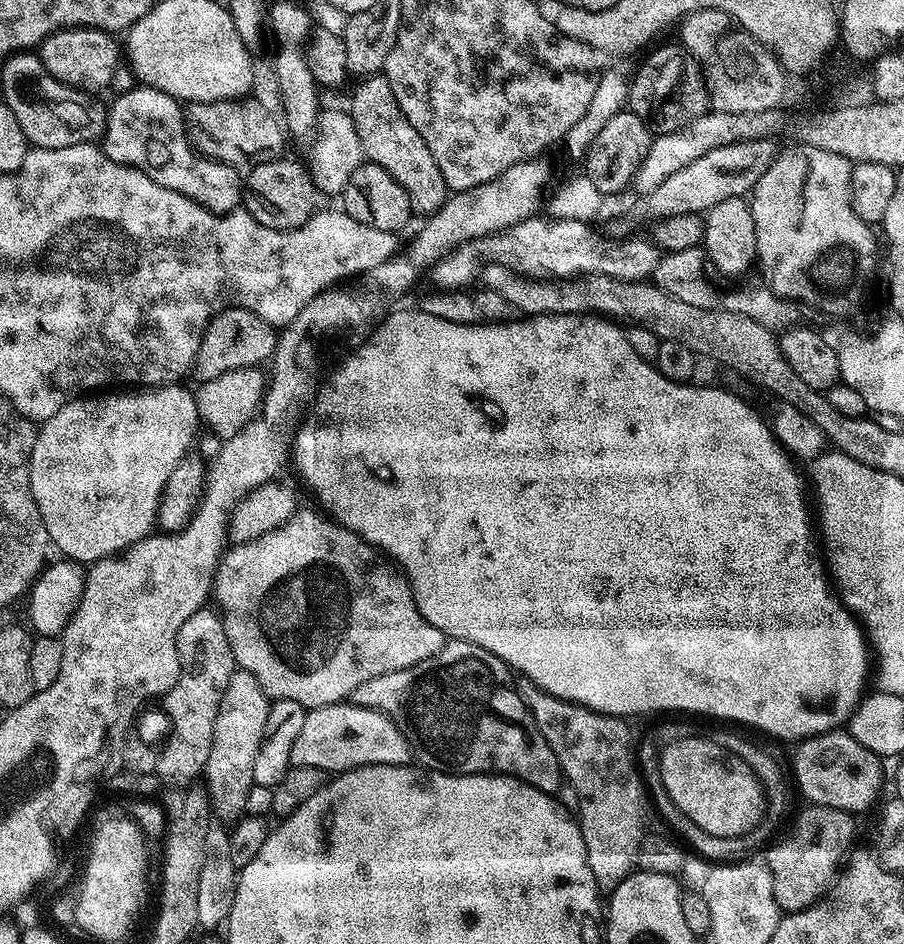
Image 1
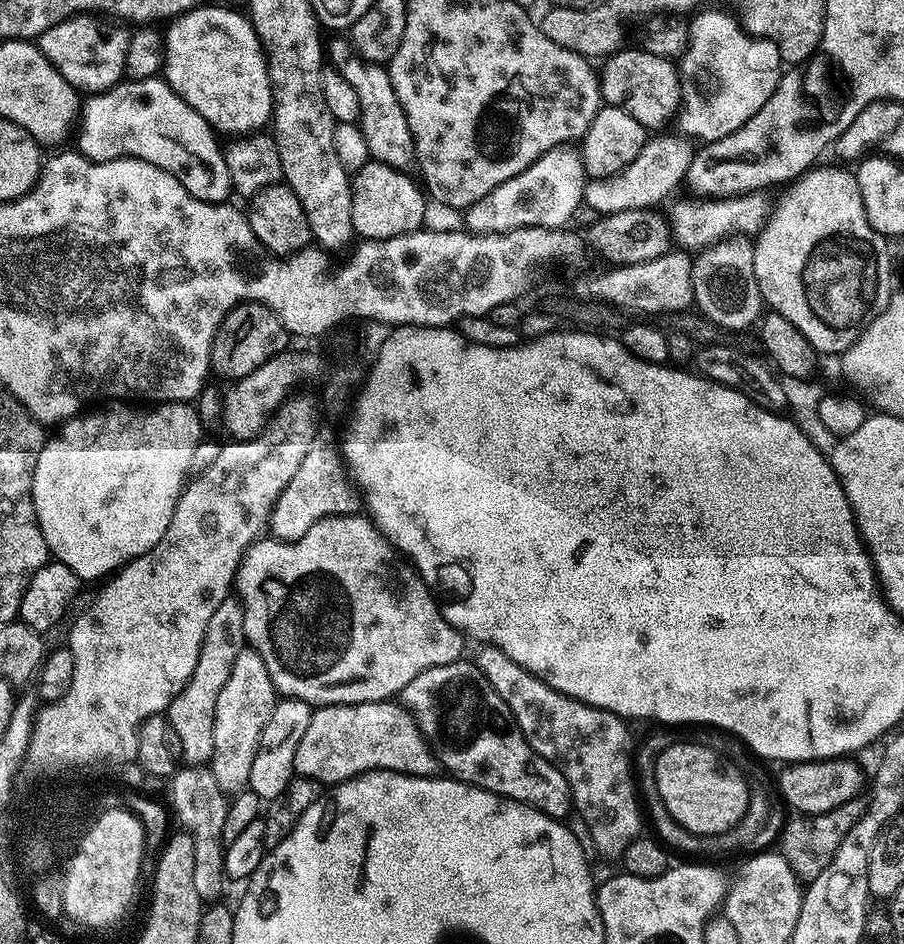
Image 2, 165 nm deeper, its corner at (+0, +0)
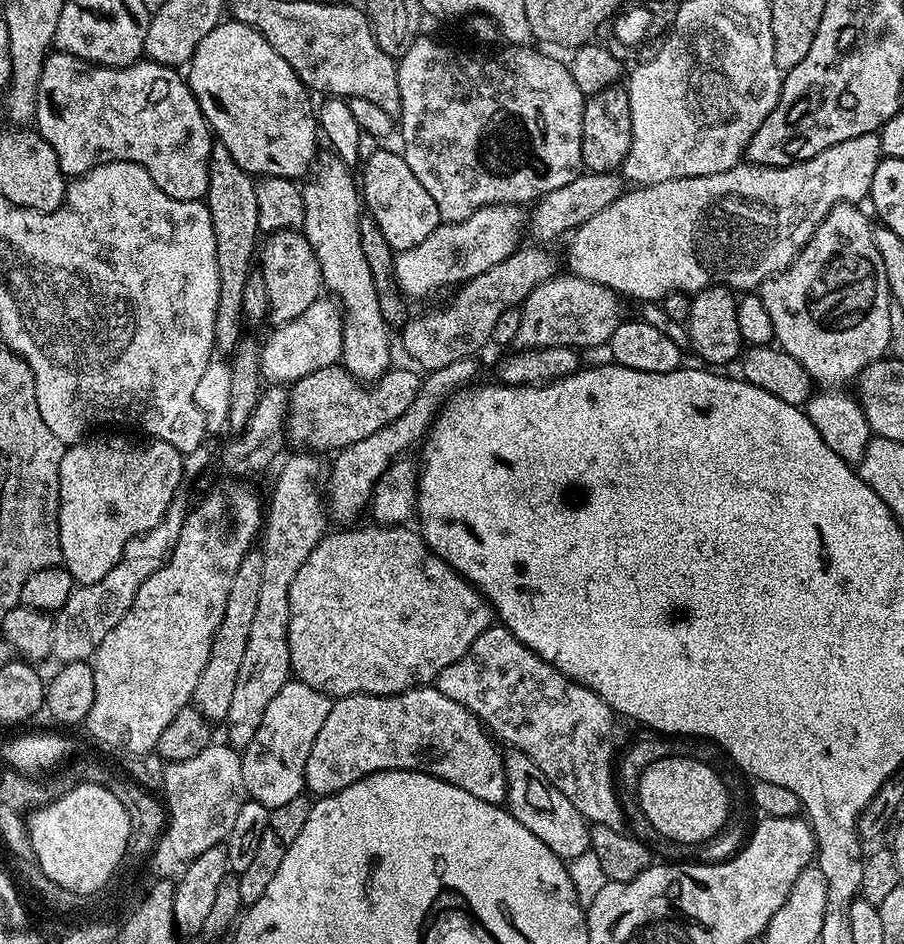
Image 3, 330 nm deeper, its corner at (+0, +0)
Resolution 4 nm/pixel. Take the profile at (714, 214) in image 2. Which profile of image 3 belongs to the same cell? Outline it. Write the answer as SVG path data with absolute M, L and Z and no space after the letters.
M867 132L858 138L850 138L846 142L838 142L822 154L818 154L809 160L797 160L795 164L778 166L762 166L751 162L741 162L731 167L730 170L712 175L700 175L694 178L671 179L668 182L654 183L650 185L636 186L622 192L607 208L600 210L598 214L579 225L573 231L573 236L568 248L567 268L573 275L586 278L588 281L598 282L614 289L618 294L626 292L628 295L640 301L661 301L669 292L687 292L695 294L702 288L711 285L727 286L738 292L748 292L757 289L763 281L780 274L796 260L796 256L808 244L816 227L830 214L835 204L845 202L860 202L867 197L872 190L874 182L874 170L880 165L882 153L880 151L880 137L875 132Z

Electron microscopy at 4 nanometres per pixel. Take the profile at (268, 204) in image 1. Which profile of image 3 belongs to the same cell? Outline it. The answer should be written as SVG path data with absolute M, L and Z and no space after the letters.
M283 228L277 232L267 233L268 240L258 252L258 262L260 258L259 271L266 282L266 298L268 299L268 315L267 323L272 326L279 326L290 322L294 318L298 318L298 314L302 314L302 310L306 310L306 306L310 306L310 302L321 299L322 289L324 288L324 280L322 278L322 270L318 266L318 258L314 254L314 250L310 246L310 242L304 237L303 231L295 228Z

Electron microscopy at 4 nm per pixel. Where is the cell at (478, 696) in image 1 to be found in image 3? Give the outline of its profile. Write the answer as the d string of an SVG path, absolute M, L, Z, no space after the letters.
M508 750L504 752L504 769L506 770L506 786L508 787L508 798L506 807L512 813L530 834L542 838L546 846L555 856L567 862L578 858L578 854L589 851L588 847L588 830L589 821L584 819L584 815L554 786L551 780L534 766L534 762L525 752L519 750Z

